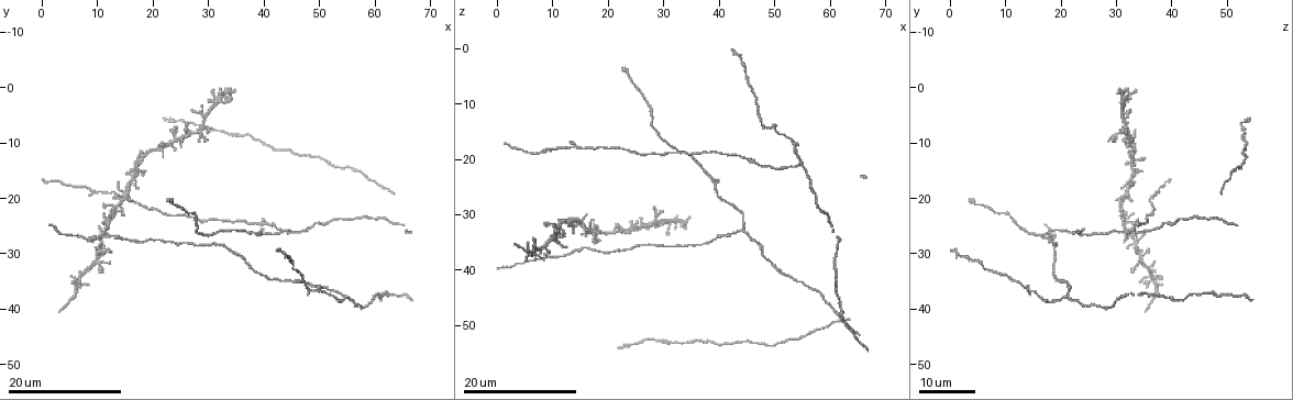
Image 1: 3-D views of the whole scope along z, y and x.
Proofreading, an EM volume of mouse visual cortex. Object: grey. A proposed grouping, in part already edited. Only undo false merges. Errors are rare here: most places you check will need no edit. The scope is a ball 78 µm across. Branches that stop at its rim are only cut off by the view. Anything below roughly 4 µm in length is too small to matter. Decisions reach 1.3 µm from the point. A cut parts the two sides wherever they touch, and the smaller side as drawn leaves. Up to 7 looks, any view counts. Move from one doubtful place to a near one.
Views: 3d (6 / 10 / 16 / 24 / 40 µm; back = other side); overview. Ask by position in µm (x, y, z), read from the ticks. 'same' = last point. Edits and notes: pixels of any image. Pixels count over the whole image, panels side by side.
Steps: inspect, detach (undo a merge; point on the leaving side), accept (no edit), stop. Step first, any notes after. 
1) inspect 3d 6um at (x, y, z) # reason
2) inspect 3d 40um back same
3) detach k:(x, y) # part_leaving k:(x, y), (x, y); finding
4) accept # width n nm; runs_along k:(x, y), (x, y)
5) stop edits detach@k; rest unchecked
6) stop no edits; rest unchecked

inspect 3d 16um at (38.5, 26.5, 23.5) # side arm on a straight run

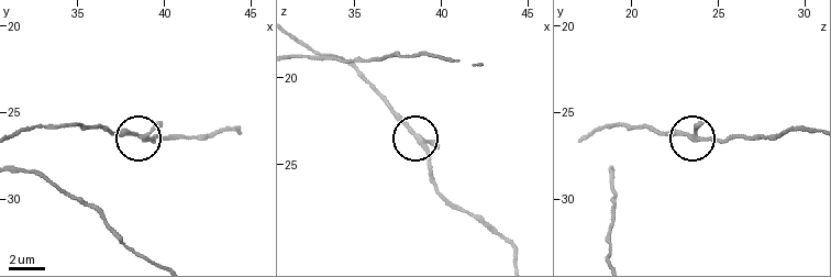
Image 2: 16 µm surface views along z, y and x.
inspect 3d 6um at (39.0, 26.5, 23.6)

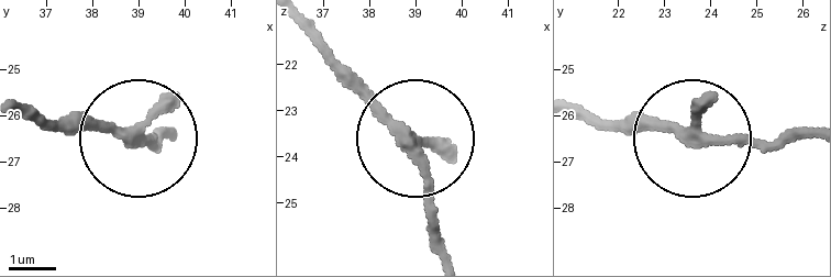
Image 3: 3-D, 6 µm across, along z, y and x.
accept # arms 3; runs_along 3:(169, 137), (43, 126); all the same neuron

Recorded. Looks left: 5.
inspect 3d 16um at (15.0, 19.0, 32.0) # four-way junction

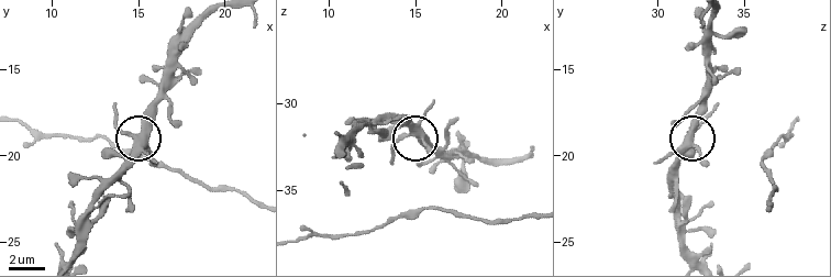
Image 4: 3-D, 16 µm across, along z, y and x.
inspect 3d 6um at (14.8, 19.0, 31.7)

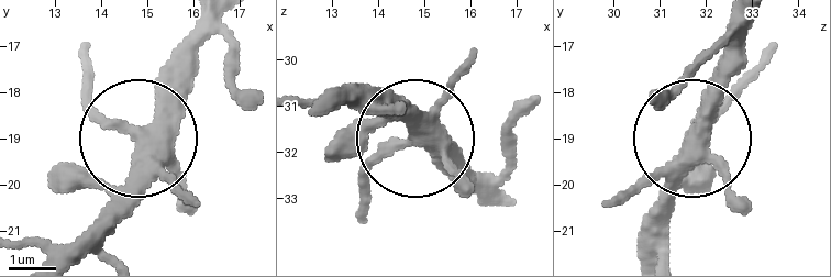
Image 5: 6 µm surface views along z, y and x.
accept # width 360 nm; all the same neuron

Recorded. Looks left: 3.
inspect 3d 16um at (44.5, 25.5, 32.5) # a fork

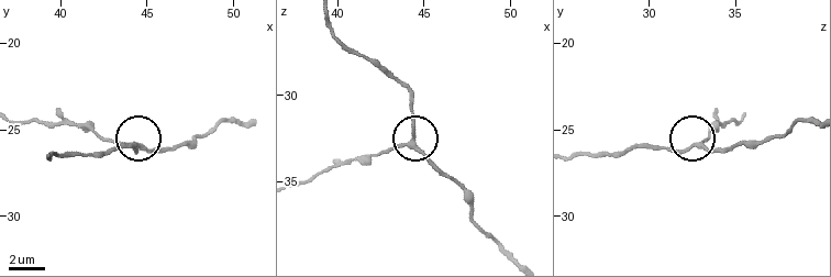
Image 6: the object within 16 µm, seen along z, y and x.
inspect 3d 6um at (44.2, 25.8, 32.8)

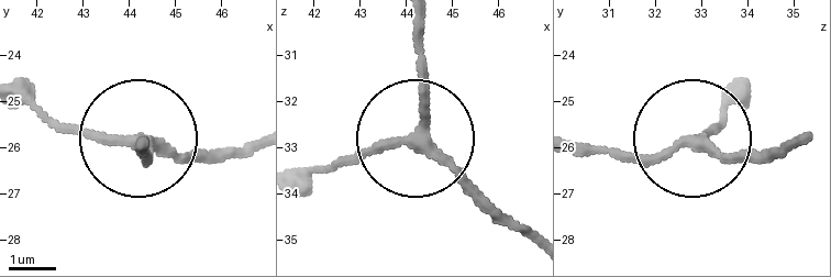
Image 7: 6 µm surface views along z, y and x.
accept # runs_along 7:(419, 24), (416, 139), (317, 166); one neuron here

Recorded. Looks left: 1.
stop no edits; rest unchecked

